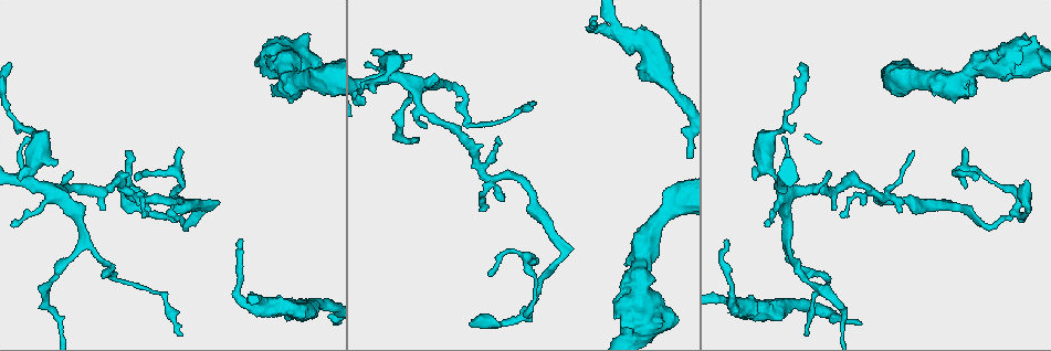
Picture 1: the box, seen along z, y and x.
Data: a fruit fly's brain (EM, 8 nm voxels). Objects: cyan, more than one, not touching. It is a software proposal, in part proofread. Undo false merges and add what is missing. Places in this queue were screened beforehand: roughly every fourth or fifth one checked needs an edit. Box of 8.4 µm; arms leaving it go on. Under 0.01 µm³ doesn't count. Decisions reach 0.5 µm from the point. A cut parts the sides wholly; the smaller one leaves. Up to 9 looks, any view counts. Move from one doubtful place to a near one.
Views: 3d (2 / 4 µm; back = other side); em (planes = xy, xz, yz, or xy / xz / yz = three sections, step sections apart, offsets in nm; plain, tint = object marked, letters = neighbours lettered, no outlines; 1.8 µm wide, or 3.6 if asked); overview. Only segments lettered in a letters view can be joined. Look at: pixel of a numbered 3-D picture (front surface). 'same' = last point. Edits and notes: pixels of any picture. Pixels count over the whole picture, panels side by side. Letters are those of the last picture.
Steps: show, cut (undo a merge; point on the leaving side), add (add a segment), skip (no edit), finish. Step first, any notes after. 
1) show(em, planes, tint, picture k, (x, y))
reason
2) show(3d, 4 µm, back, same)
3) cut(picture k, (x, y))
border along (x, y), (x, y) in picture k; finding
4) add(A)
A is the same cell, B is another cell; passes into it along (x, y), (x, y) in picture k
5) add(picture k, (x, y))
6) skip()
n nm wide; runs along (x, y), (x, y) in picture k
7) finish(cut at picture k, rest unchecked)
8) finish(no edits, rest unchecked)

show(3d, 4 µm, picture 1, (166, 173))
abrupt turn

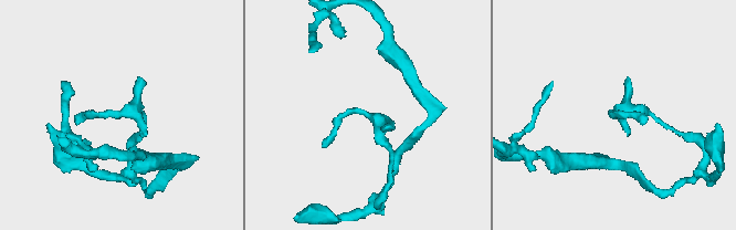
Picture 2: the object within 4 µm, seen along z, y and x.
show(em, planes, tint, picture 2, (367, 114))
now the EM

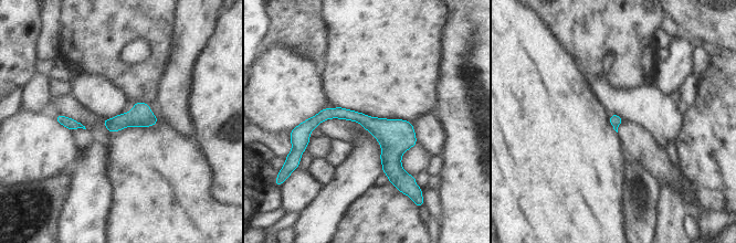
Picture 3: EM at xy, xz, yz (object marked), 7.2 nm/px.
show(em, planes, letters, same)
see the neighbours

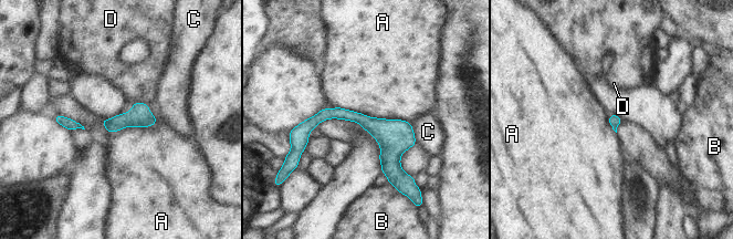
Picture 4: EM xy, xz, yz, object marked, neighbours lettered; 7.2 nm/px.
skip()
A, B, C and D are other cells; runs along (301, 133), (324, 114), (347, 114), (412, 142) in picture 4; all the same cell

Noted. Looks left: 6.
show(3d, 2 µm, picture 1, (490, 176))
abrupt turn

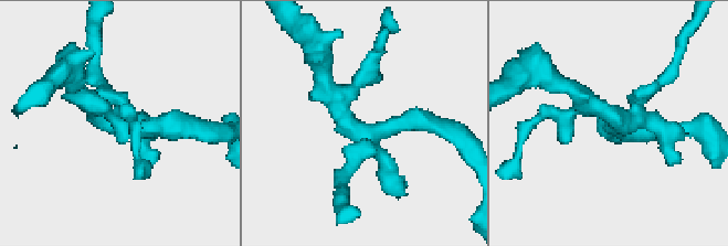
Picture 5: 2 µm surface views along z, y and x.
show(em, yz, step 16, tint, picture 5, (617, 116))
shape alone is not enough

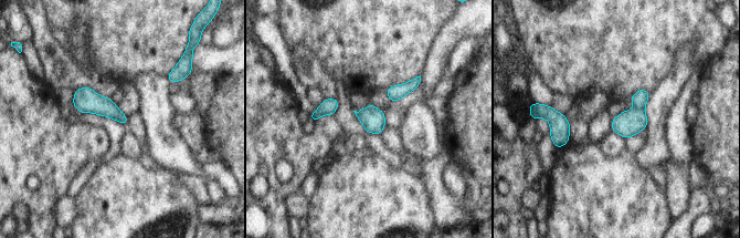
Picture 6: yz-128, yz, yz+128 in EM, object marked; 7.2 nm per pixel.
show(em, yz, step 16, letters, same)
what lies round it

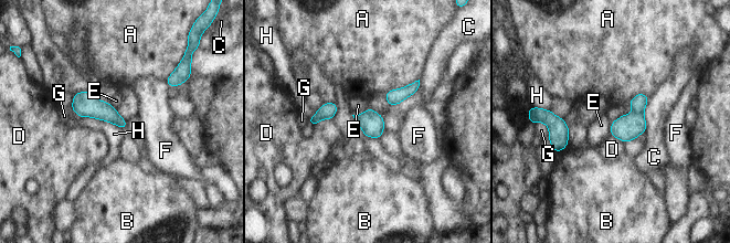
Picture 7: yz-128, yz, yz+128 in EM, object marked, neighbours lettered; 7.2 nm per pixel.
skip()
H touches over 420 nm; A, B, C, D, E, F, G and H are other cells; one cell here

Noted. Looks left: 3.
show(em, planes, letters, picture 1, (776, 178))
four or more arms meet

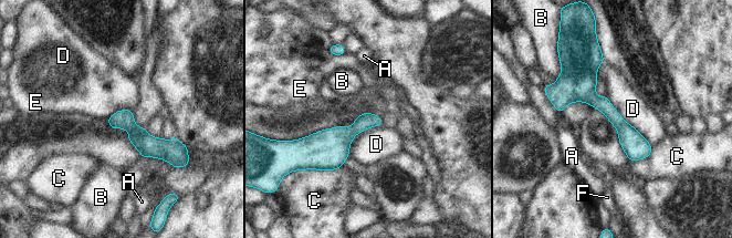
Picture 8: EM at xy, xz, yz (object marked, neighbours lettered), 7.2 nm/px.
skip()
120 nm wide; D touches over 500 nm; A, B, C, D, E and F are other cells; all the same cell

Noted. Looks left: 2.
show(em, planes, plain, picture 1, (843, 311))
sudden change in width

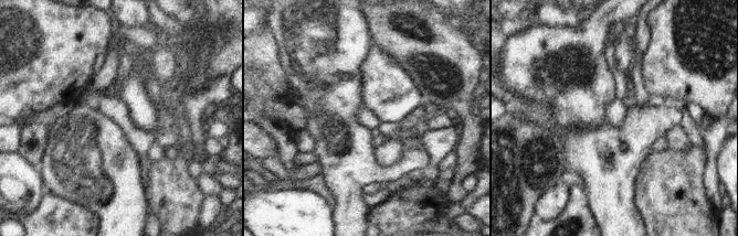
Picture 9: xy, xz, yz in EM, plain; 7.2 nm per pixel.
show(em, planes, letters, same)
what lies round it

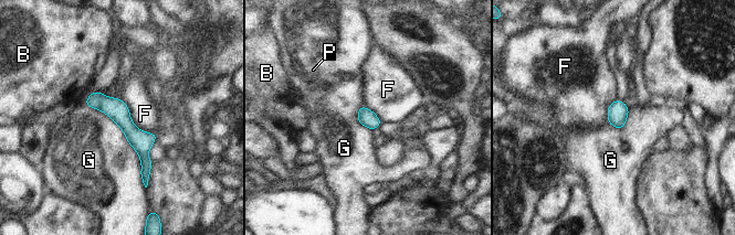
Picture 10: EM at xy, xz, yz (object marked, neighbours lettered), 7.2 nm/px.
skip()
130 nm wide; B, F, G and P are other cells; runs along (92, 96), (142, 142), (145, 178) in picture 10; one cell here

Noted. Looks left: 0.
finish(no edits, rest unchecked)

